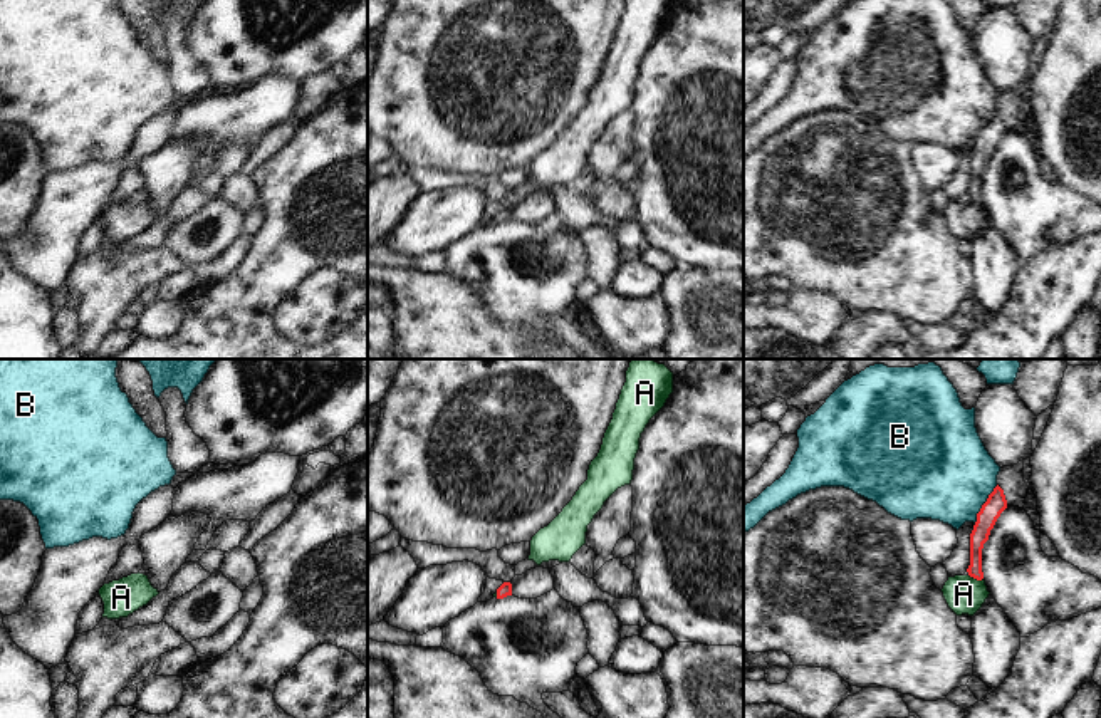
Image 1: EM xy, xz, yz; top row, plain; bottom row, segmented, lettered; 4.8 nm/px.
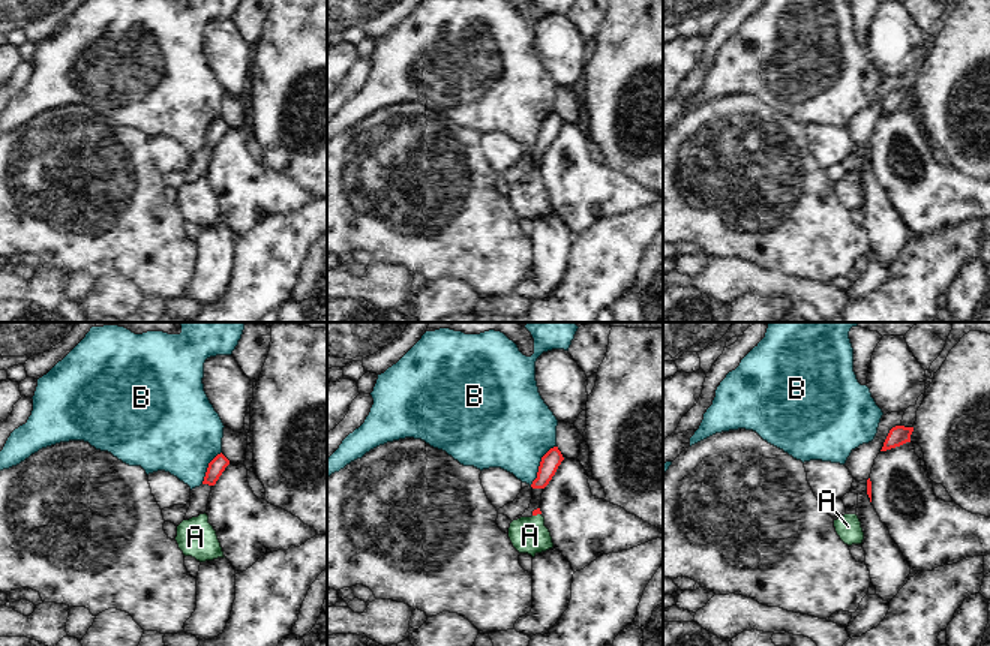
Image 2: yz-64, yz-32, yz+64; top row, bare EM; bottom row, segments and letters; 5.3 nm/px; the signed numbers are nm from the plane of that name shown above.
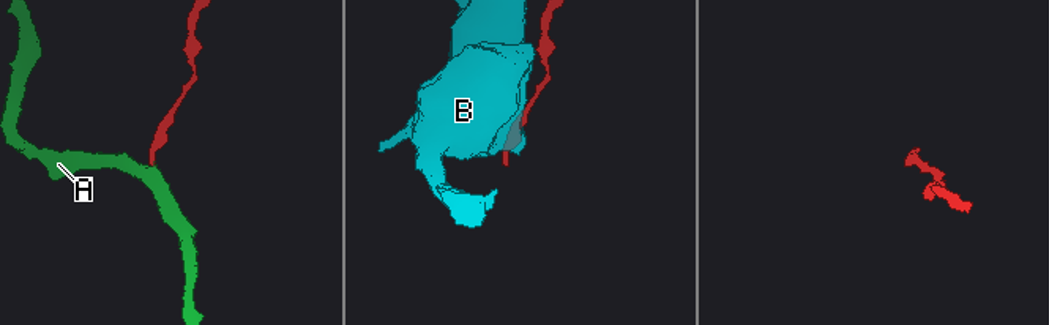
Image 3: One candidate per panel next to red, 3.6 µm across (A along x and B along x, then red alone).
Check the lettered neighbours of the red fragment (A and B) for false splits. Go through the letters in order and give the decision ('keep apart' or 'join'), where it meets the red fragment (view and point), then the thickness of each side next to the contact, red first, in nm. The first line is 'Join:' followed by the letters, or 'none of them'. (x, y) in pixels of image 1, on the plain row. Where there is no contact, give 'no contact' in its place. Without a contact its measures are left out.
Join: A
A: join | yz (975, 202) | 90/190 nm
B: keep apart | yz (984, 128) | 100/460 nm

